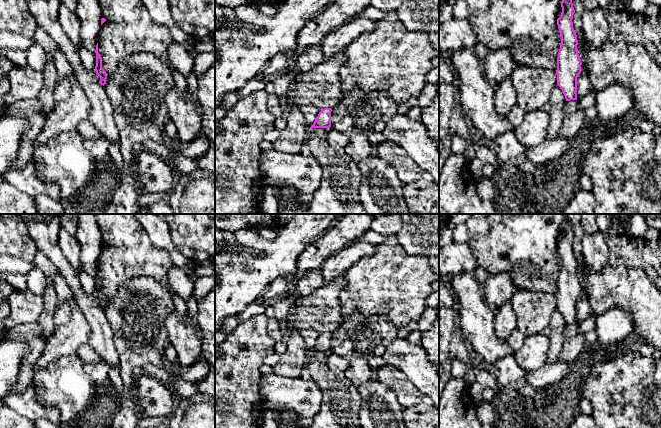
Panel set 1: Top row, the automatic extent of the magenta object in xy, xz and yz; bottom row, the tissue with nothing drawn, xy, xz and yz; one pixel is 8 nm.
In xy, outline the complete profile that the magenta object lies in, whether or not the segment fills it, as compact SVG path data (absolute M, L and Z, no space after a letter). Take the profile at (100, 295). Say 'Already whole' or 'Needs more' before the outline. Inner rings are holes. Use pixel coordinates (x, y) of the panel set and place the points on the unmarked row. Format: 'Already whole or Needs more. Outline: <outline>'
Needs more. Outline: M98 267L96 269L96 290L95 293L92 294L97 305L101 308L101 309L105 309L106 305L108 303L108 298L106 297L106 295L102 292L102 281L101 279L98 277Z

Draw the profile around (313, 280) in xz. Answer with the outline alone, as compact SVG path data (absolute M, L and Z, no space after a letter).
M313 270L300 277L294 283L293 289L299 291L303 296L308 296L323 287L325 284L321 271Z

